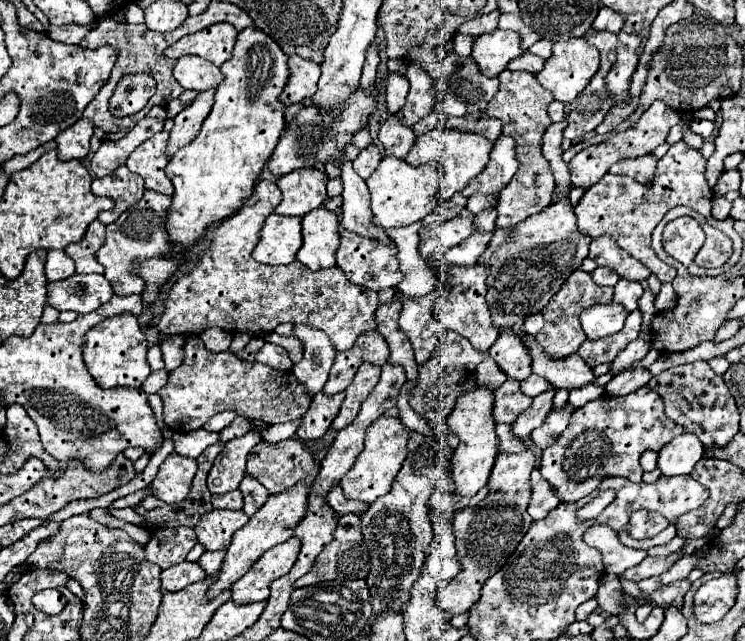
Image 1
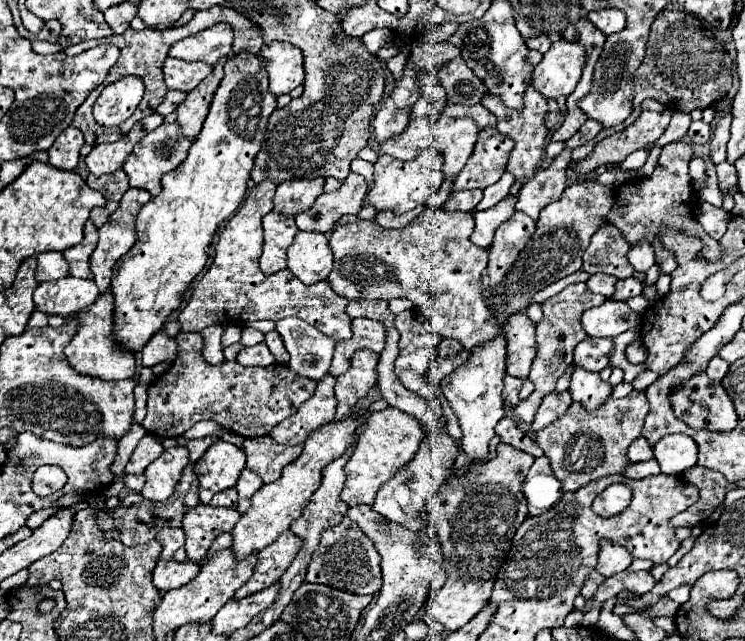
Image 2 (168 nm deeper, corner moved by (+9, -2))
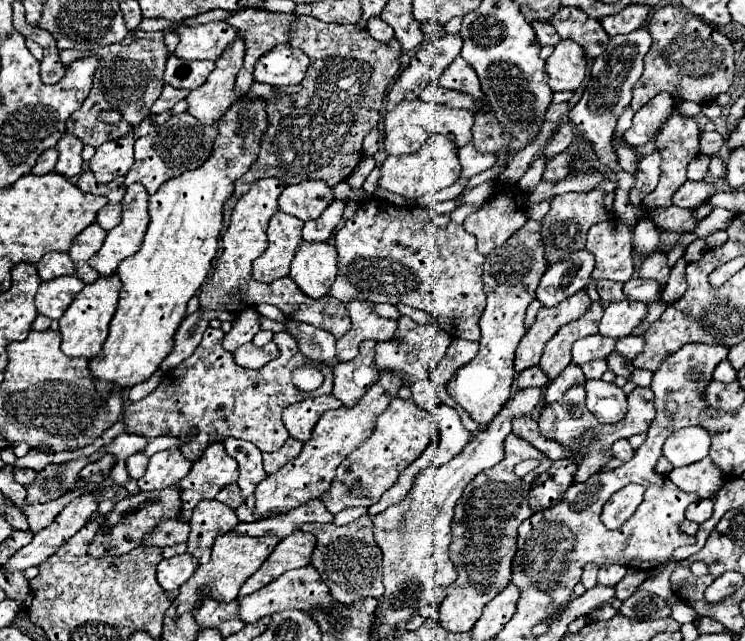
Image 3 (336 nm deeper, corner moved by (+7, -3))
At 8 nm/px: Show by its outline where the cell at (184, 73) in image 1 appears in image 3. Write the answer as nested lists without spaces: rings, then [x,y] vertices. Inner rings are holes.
[[[171,55],[167,59],[163,81],[177,89],[197,89],[205,83],[207,75],[213,71],[213,61],[183,61]]]

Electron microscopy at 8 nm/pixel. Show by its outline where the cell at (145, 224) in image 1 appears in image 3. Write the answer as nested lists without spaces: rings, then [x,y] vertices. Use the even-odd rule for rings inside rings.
[[[133,183],[127,187],[123,199],[123,221],[115,229],[111,229],[105,237],[103,247],[89,259],[91,267],[99,271],[99,275],[107,277],[117,271],[117,265],[135,255],[141,247],[143,235],[149,225],[149,193],[141,183]]]

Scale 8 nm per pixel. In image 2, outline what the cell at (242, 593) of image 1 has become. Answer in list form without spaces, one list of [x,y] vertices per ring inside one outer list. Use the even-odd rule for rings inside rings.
[[[283,532],[271,546],[257,554],[257,566],[253,576],[233,594],[233,598],[241,600],[275,584],[297,556],[301,544],[301,538],[297,538],[293,532]]]

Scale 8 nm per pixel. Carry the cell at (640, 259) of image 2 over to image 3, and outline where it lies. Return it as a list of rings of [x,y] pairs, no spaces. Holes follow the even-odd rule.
[[[645,217],[637,223],[635,231],[633,231],[633,241],[635,241],[635,249],[643,255],[649,255],[651,251],[659,249],[661,247],[661,241],[659,241],[659,231],[655,227],[655,223]]]

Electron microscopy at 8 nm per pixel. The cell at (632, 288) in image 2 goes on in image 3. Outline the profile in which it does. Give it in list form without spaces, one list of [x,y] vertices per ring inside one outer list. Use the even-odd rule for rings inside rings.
[[[629,279],[623,287],[627,299],[631,301],[643,301],[643,303],[653,303],[661,299],[661,283],[653,279]]]

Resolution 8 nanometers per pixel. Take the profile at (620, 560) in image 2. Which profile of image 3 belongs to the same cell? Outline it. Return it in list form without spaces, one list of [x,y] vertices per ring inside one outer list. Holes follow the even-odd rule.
[[[603,565],[599,569],[599,577],[597,583],[605,585],[605,587],[615,587],[623,577],[625,577],[625,567],[623,565]]]

